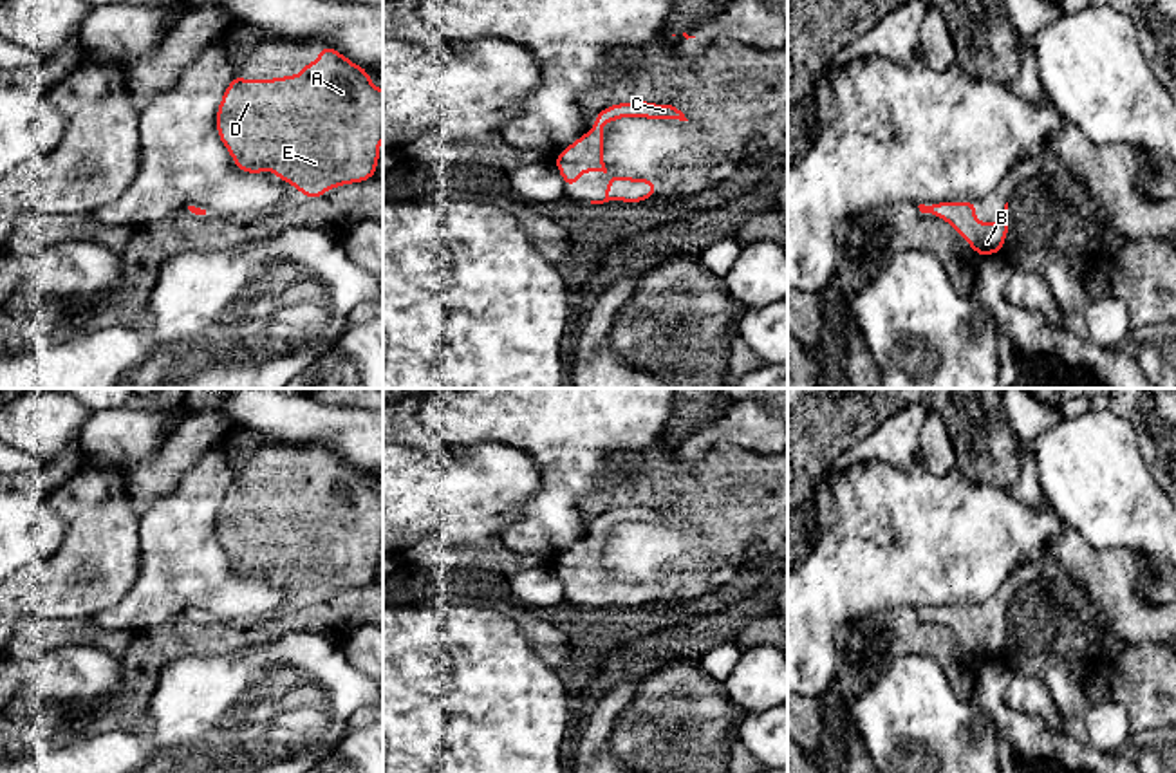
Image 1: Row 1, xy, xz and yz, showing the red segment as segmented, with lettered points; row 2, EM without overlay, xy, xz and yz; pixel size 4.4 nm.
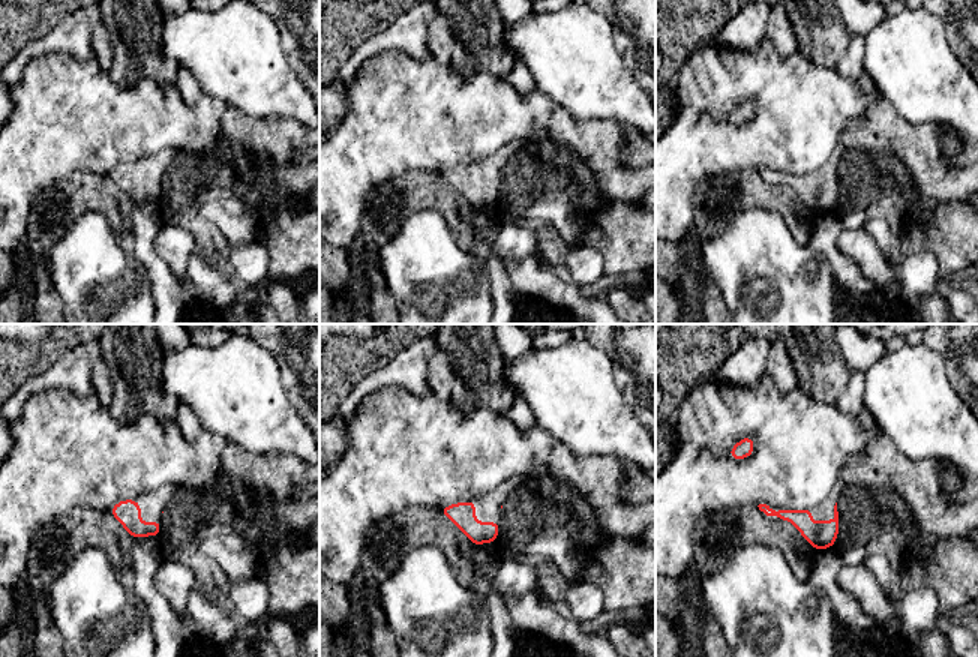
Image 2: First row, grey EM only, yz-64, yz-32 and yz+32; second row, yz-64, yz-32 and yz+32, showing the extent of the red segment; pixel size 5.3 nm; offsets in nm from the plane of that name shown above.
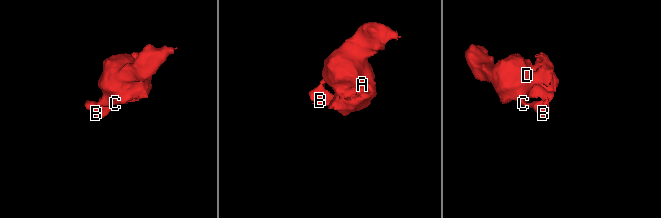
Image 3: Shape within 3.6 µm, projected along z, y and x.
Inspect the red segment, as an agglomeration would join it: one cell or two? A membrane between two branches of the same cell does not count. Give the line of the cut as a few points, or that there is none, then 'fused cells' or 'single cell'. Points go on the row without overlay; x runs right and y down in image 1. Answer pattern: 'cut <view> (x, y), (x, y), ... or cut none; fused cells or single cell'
cut none; single cell

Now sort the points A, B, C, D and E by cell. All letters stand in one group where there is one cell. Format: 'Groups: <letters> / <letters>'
Groups: A B C D E

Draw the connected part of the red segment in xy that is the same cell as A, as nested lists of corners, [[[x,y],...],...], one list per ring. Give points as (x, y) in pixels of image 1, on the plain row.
[[[323,450],[320,462],[305,468],[296,480],[235,480],[217,515],[217,538],[238,574],[264,578],[269,573],[313,605],[327,594],[376,580],[383,544],[383,495],[370,486],[367,473]]]

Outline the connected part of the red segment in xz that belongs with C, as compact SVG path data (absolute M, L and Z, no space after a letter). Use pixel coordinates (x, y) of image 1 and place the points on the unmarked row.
M649 506L616 508L596 518L591 535L571 547L558 558L555 569L562 578L564 589L573 591L582 583L583 576L603 576L603 549L605 542L602 531L620 522L645 522L645 524L679 524L688 526L685 518L672 508L656 509Z

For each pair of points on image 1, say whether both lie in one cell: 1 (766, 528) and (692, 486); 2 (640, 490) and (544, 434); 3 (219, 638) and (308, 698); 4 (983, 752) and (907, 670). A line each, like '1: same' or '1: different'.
1: same
2: different
3: different
4: same

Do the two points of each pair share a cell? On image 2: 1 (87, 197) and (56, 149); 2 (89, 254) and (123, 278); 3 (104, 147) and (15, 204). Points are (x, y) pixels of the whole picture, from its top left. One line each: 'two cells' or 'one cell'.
1: two cells
2: one cell
3: one cell

